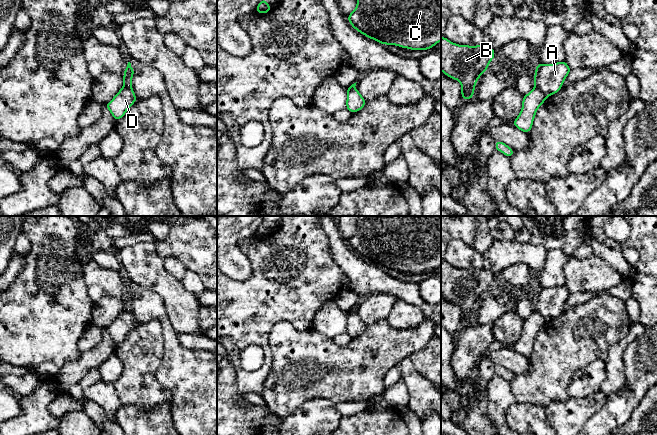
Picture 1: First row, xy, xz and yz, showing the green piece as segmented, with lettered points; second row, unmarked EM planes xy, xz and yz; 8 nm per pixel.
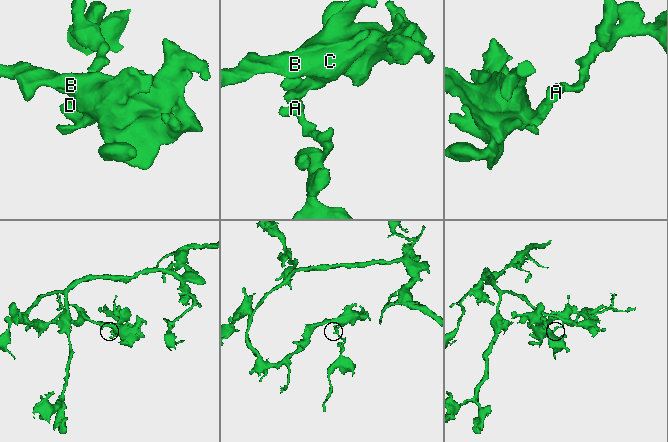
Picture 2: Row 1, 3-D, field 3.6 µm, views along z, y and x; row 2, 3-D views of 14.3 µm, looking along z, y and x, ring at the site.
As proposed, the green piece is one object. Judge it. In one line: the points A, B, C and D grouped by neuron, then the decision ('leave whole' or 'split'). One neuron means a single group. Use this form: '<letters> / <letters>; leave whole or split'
A / B C D; split

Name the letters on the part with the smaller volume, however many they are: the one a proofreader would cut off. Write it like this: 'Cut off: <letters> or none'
Cut off: A

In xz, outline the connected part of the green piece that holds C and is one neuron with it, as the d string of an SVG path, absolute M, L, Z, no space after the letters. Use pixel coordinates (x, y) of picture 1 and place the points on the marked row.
M357 0L356 8L347 19L359 33L382 45L417 51L429 50L441 41L441 0Z

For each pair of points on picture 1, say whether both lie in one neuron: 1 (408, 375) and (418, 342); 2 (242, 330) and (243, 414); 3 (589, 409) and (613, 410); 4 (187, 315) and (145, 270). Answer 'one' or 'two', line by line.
1: two
2: two
3: two
4: one

